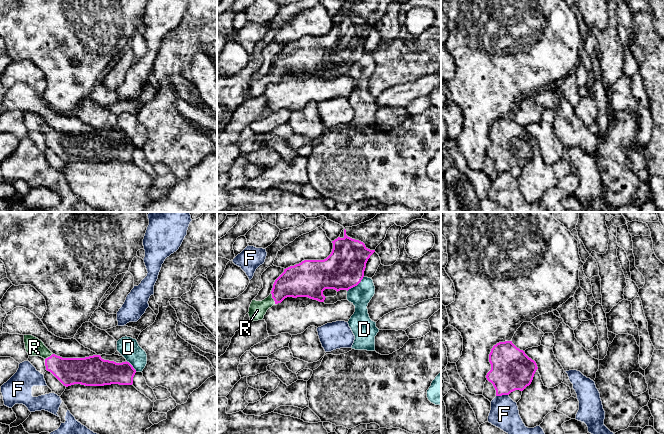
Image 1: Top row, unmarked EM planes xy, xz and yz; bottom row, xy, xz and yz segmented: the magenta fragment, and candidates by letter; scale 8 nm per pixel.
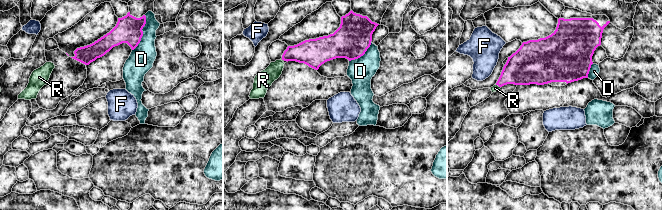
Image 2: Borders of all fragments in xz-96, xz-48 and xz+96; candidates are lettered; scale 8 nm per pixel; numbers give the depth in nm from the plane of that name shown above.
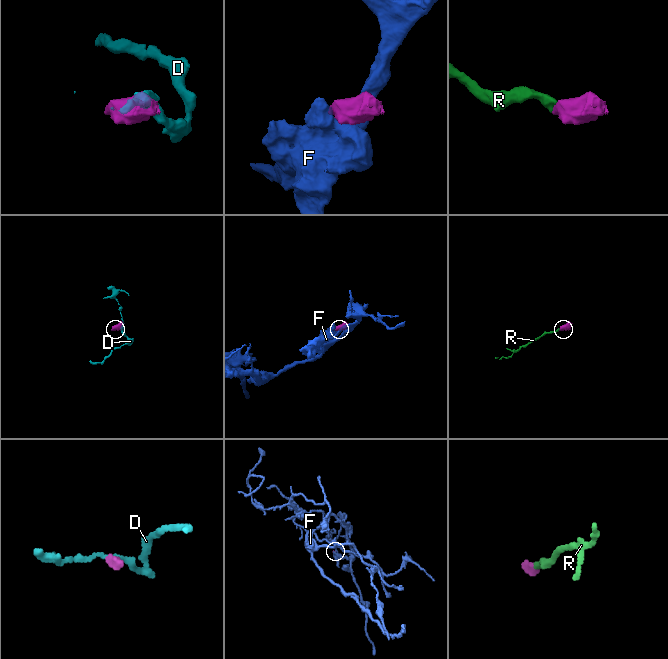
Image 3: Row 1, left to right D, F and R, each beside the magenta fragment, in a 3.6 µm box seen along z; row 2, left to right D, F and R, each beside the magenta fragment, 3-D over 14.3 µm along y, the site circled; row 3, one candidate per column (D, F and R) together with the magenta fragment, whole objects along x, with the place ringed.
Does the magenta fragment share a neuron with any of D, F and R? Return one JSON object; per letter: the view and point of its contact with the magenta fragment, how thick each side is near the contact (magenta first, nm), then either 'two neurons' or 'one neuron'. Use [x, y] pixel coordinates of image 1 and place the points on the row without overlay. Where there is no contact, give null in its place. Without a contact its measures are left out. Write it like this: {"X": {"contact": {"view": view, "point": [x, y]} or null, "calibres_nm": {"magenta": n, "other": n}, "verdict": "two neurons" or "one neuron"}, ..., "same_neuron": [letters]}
{"D": {"contact": {"view": "xz", "point": [356, 61]}, "calibres_nm": {"magenta": 320, "other": 170}, "verdict": "two neurons"}, "F": {"contact": {"view": "yz", "point": [502, 170]}, "calibres_nm": {"magenta": 340, "other": 240}, "verdict": "two neurons"}, "R": {"contact": {"view": "xz", "point": [272, 73]}, "calibres_nm": {"magenta": 260, "other": 140}, "verdict": "one neuron"}, "same_neuron": ["R"]}

